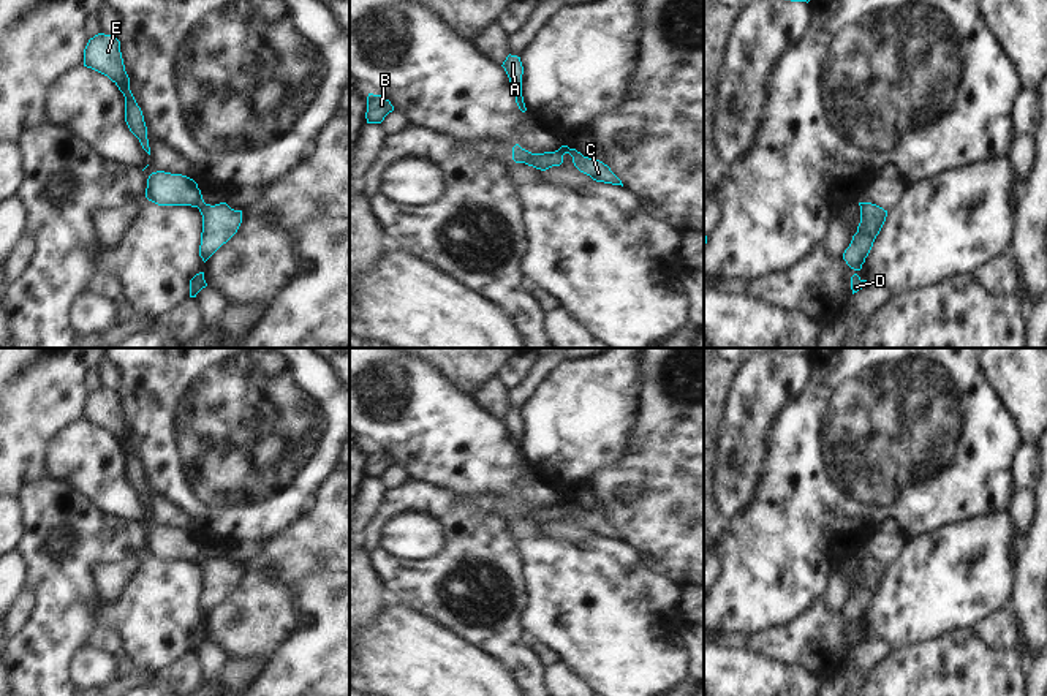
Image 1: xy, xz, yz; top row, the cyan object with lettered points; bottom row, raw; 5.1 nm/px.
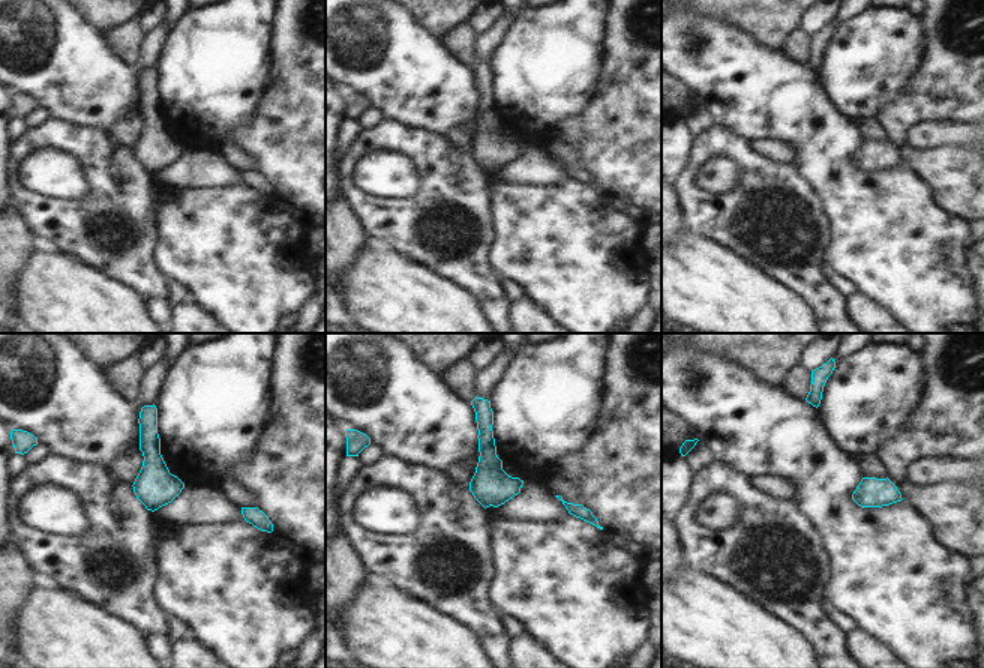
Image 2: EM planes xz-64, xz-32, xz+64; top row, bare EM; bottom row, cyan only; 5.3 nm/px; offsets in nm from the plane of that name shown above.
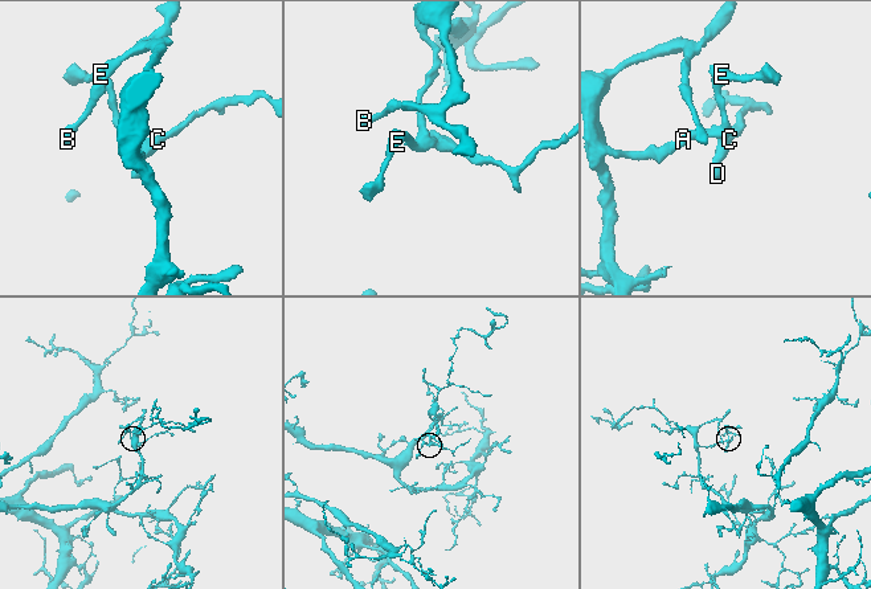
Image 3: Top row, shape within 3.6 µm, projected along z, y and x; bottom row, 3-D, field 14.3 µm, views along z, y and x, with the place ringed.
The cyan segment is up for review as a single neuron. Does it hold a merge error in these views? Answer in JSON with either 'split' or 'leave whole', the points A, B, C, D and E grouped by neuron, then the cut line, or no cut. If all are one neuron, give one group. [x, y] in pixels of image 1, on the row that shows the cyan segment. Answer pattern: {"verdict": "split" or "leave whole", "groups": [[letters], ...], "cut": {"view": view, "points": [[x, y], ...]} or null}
{"verdict": "leave whole", "groups": [["A", "B", "C", "D", "E"]], "cut": null}

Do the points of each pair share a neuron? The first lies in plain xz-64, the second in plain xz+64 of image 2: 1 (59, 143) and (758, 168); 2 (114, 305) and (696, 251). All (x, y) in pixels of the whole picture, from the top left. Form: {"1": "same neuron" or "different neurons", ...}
{"1": "same neuron", "2": "same neuron"}

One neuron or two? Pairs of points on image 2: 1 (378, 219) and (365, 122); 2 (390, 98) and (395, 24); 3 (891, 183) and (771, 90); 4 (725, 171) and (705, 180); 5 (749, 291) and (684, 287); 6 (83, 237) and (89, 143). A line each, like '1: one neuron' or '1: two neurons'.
1: two neurons
2: one neuron
3: one neuron
4: one neuron
5: one neuron
6: one neuron

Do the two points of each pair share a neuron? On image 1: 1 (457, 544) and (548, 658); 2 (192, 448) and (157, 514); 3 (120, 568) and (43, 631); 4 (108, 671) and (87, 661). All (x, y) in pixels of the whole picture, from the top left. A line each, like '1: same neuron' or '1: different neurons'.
1: different neurons
2: different neurons
3: different neurons
4: same neuron

